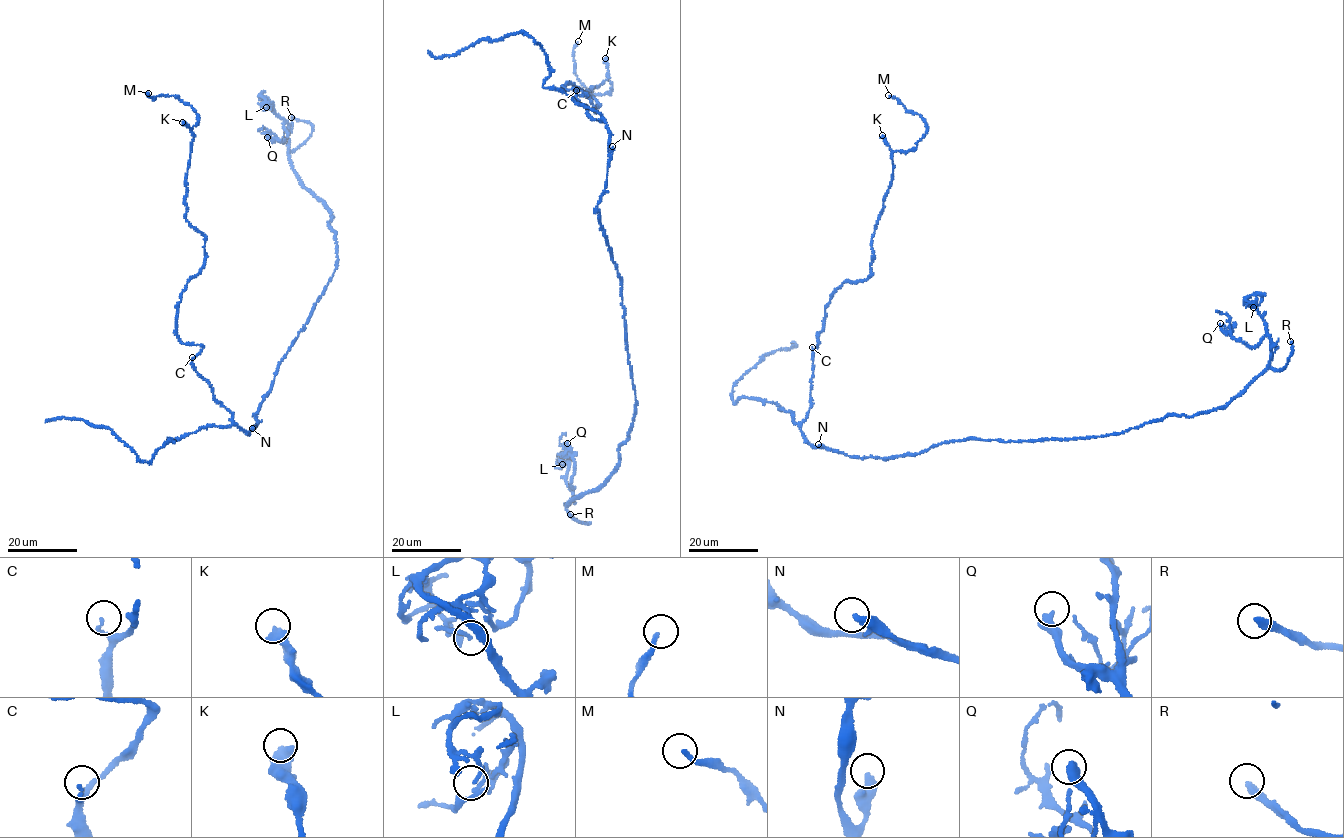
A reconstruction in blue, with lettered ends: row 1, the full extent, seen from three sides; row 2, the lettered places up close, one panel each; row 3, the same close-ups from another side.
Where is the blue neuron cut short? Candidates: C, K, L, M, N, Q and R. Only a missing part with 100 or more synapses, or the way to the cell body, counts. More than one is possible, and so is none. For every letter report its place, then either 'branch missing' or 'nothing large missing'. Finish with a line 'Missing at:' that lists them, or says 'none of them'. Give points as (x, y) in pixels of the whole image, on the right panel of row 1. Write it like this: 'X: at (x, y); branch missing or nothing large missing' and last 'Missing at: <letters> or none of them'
C: at (812, 347); nothing large missing
K: at (882, 135); nothing large missing
L: at (1253, 307); nothing large missing
M: at (888, 95); nothing large missing
N: at (818, 444); nothing large missing
Q: at (1220, 323); nothing large missing
R: at (1290, 341); branch missing
Missing at: R

